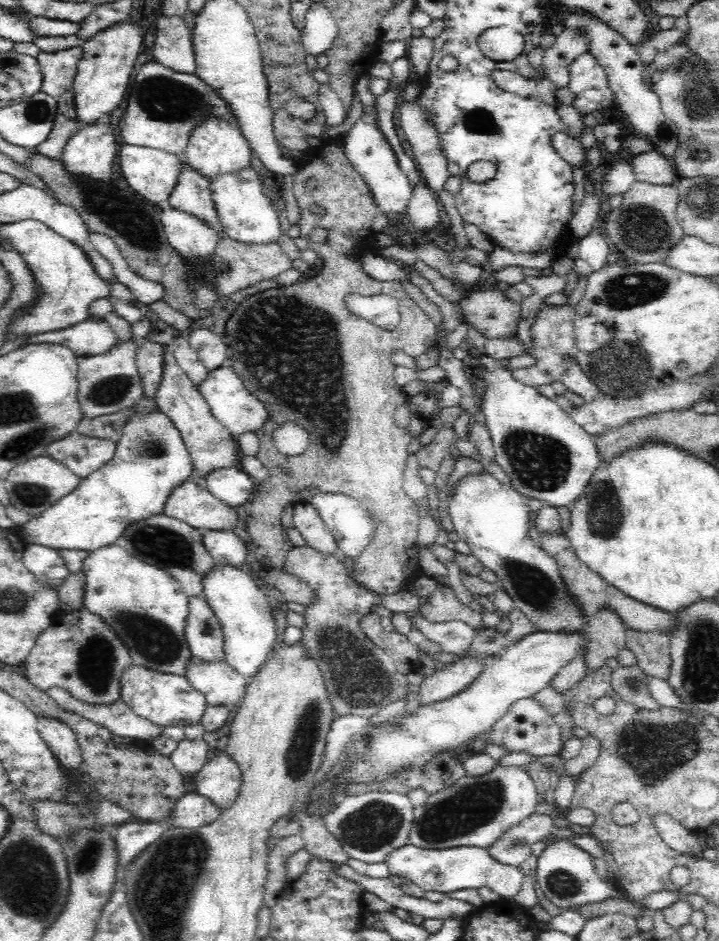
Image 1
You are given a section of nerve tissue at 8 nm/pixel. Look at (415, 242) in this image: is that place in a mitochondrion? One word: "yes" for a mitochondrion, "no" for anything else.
no

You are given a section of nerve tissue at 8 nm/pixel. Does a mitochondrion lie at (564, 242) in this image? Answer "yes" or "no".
no

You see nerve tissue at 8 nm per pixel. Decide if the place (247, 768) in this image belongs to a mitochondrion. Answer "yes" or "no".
no

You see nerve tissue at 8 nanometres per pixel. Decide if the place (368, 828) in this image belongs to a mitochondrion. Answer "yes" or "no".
yes

